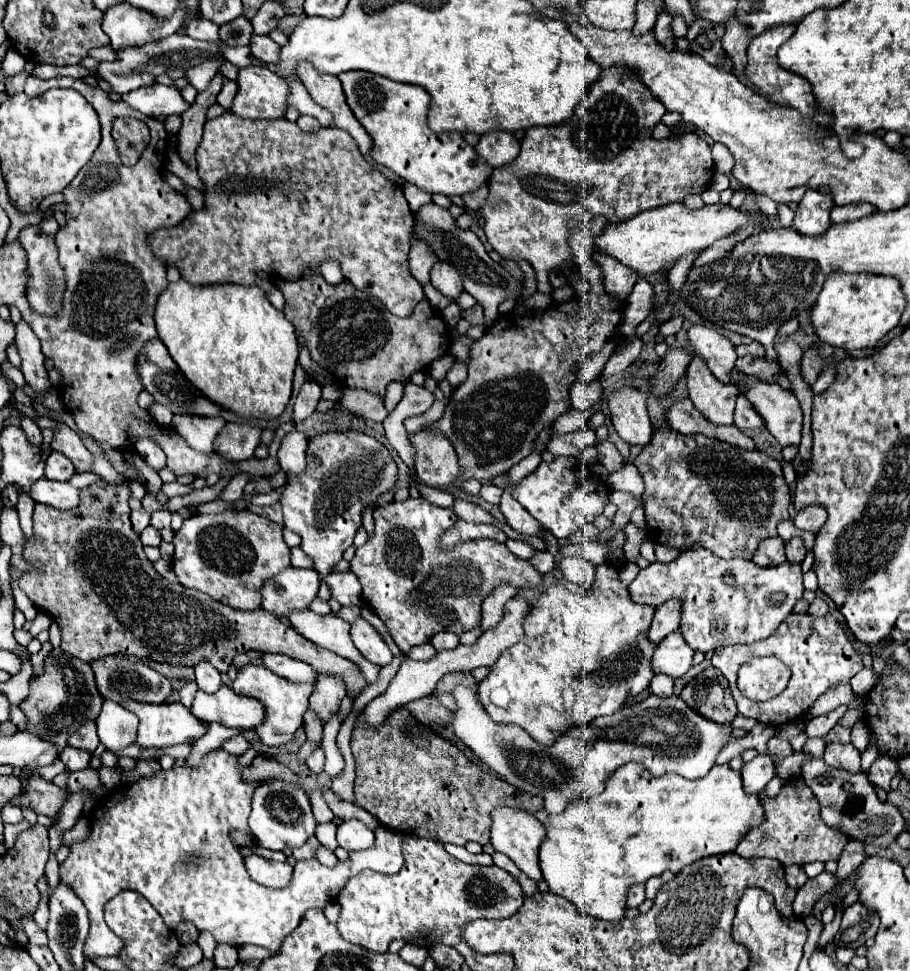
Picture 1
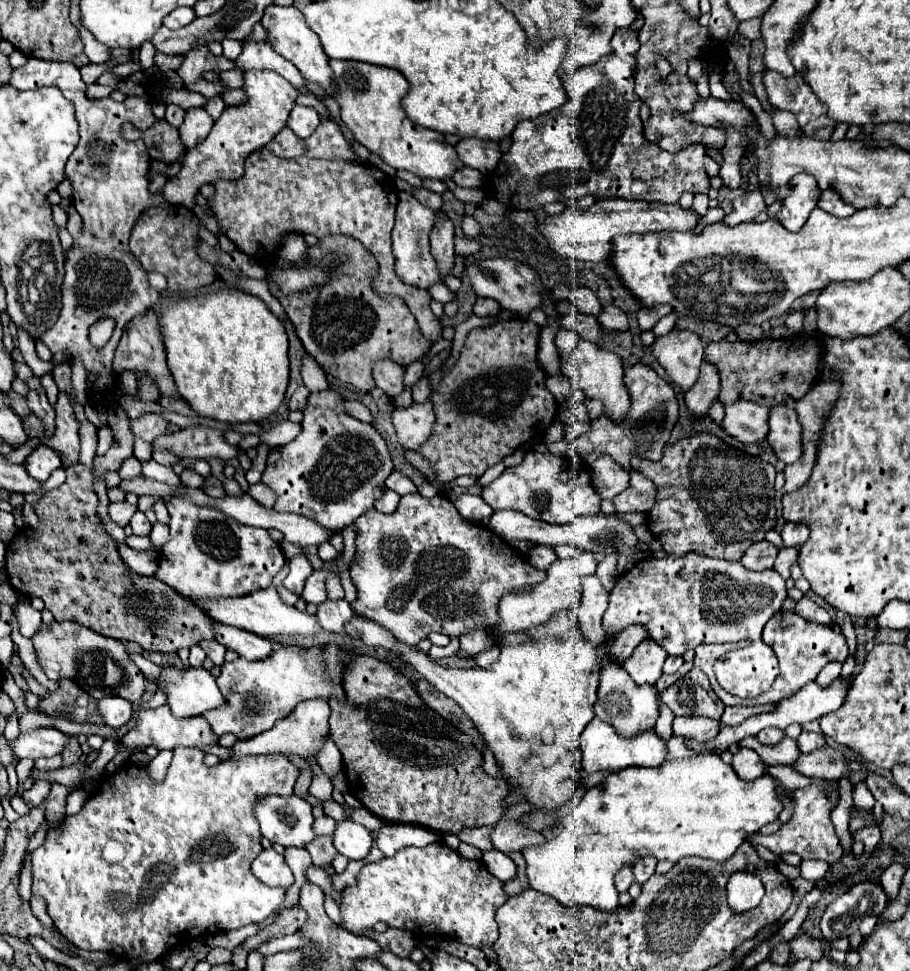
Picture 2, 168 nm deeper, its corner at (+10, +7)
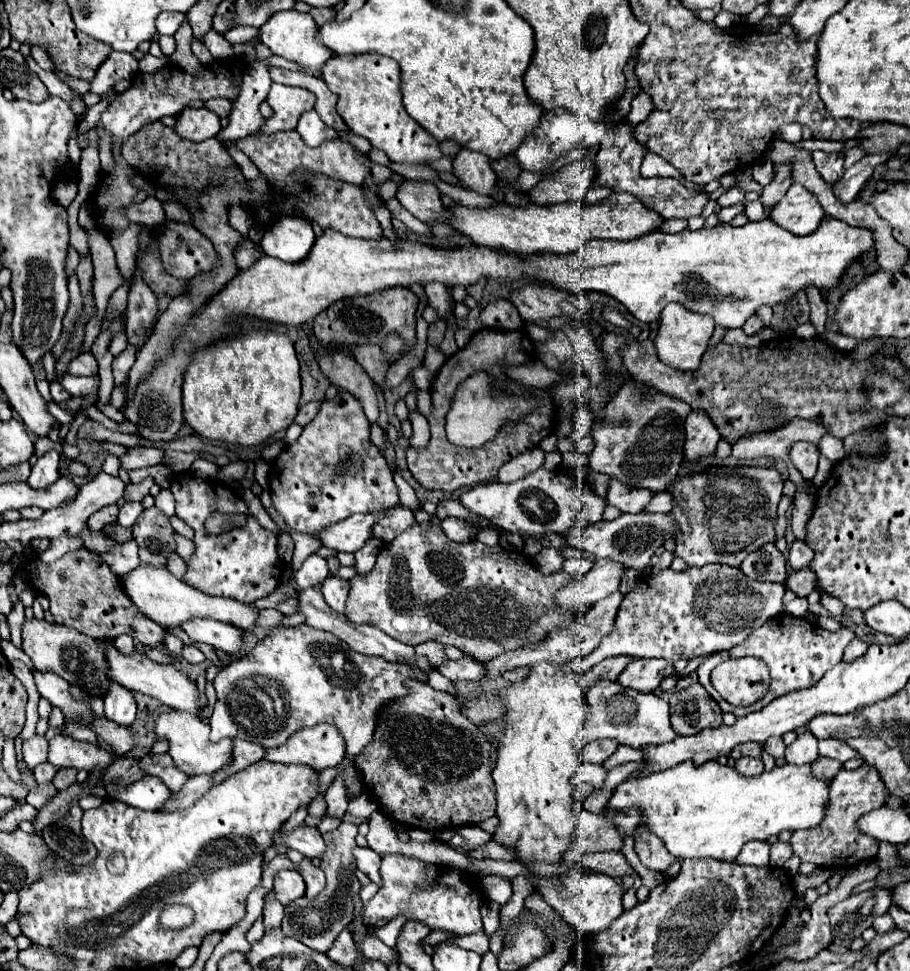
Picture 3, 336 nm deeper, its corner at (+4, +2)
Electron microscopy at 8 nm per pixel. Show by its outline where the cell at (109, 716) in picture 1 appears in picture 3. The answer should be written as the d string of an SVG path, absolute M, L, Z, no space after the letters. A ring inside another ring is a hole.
M117 683L109 685L107 695L103 697L105 701L105 717L119 723L119 725L131 725L135 719L135 699L133 693Z

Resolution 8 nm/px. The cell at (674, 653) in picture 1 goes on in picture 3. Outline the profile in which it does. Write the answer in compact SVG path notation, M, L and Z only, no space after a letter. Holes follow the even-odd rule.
M633 659L617 677L617 683L621 683L625 689L651 693L665 679L663 677L665 667L667 667L665 659Z

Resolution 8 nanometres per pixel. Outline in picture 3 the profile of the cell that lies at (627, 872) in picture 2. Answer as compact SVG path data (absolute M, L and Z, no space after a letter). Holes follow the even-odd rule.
M585 853L581 855L579 859L587 869L593 869L593 871L603 871L605 875L609 877L633 877L634 885L637 885L635 889L638 889L641 885L641 877L633 871L633 867L625 861L625 857L621 853Z

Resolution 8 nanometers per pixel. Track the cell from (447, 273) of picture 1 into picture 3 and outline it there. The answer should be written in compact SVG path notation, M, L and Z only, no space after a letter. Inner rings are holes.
M405 179L399 185L395 197L417 219L421 219L425 223L429 223L429 221L443 221L445 207L441 203L439 189L435 187L435 183Z

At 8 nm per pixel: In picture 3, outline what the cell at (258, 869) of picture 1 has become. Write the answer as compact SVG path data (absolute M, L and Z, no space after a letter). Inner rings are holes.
M287 869L287 871L279 871L277 877L275 877L275 897L287 905L291 903L293 899L299 899L305 895L305 881L301 877L301 873L293 871L293 869Z

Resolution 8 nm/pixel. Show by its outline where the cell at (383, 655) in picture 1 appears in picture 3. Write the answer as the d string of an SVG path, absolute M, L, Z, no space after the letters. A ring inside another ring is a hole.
M329 577L329 579L325 579L321 589L323 589L327 605L331 609L343 613L345 611L345 599L349 595L349 581L345 581L341 577Z

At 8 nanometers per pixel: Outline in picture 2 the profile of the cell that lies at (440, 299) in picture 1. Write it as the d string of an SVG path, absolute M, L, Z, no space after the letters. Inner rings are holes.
M437 282L437 284L433 284L433 286L429 286L429 290L427 290L429 294L431 294L431 298L433 300L437 300L437 302L451 302L453 298L455 298L455 294L453 292L449 292L449 288L443 284L443 282Z

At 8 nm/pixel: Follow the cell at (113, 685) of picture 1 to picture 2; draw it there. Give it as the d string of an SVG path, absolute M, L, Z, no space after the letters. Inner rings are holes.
M53 622L51 626L41 626L41 630L33 636L35 652L39 656L39 662L45 670L45 674L53 680L59 678L71 678L79 682L79 686L91 694L93 698L105 698L105 696L121 696L129 700L131 704L137 704L145 692L145 676L135 666L135 662L125 652L125 646L119 640L105 638L89 628L83 628L75 622ZM85 654L91 654L91 664L83 662Z

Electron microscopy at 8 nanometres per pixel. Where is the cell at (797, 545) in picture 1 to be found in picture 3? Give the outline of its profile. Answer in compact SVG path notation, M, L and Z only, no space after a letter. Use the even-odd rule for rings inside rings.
M795 571L793 575L789 575L787 579L787 587L797 595L797 597L807 597L811 591L815 591L817 585L817 577L815 573L809 571Z

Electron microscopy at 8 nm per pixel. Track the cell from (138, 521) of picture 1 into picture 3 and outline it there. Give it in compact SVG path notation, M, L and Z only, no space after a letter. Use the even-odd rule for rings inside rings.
M121 503L119 507L119 517L117 517L117 523L123 525L123 527L133 527L135 519L139 517L139 513L143 511L141 503Z

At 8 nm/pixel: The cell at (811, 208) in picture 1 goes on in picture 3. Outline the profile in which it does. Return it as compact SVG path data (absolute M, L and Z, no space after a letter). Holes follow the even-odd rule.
M793 183L787 195L771 211L771 219L777 225L799 237L813 233L823 217L825 211L821 209L817 197L799 183Z

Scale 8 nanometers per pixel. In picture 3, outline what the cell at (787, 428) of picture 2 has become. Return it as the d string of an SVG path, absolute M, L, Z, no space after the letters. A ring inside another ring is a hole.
M797 443L791 451L791 459L797 467L797 471L803 475L805 481L813 481L817 473L817 461L819 461L819 449L809 447L809 443Z

